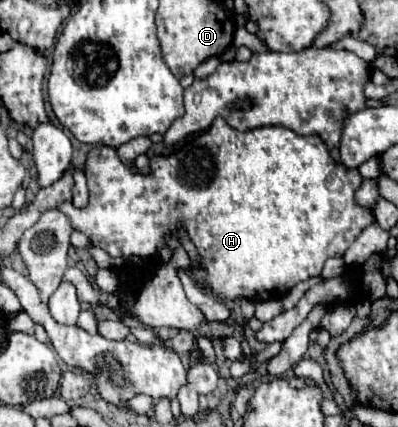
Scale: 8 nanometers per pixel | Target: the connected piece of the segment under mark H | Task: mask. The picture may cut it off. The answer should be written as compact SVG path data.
M217 117L213 121L213 125L187 139L183 143L183 147L169 155L169 157L155 157L151 159L151 175L141 175L137 169L131 169L127 165L123 165L123 161L119 159L117 151L113 147L105 147L105 145L99 145L99 147L93 147L89 151L89 157L87 157L87 163L85 163L85 175L87 175L87 185L89 185L89 205L85 209L77 209L73 207L71 203L61 203L59 209L71 219L73 227L81 233L85 233L87 237L91 237L93 245L101 247L103 251L107 251L111 257L131 257L131 255L139 255L147 261L151 261L155 257L155 251L159 245L163 245L163 239L165 239L165 231L175 231L177 225L183 225L187 229L187 233L191 235L199 255L201 255L201 269L193 271L197 281L209 285L217 295L225 297L225 299L239 299L239 297L245 297L245 299L255 299L255 301L267 301L267 299L281 299L285 293L289 293L289 289L293 289L293 285L297 285L299 281L307 281L309 277L315 277L321 273L323 269L323 263L329 259L329 257L335 257L337 253L345 253L345 249L355 241L355 237L375 221L373 213L361 205L357 205L355 201L355 191L361 187L363 183L363 177L359 175L357 169L347 169L343 171L343 165L337 163L325 141L319 137L319 135L299 135L287 127L279 127L279 125L267 125L267 127L257 127L257 129L251 129L251 131L237 131L233 127L229 127L225 123L223 117Z

